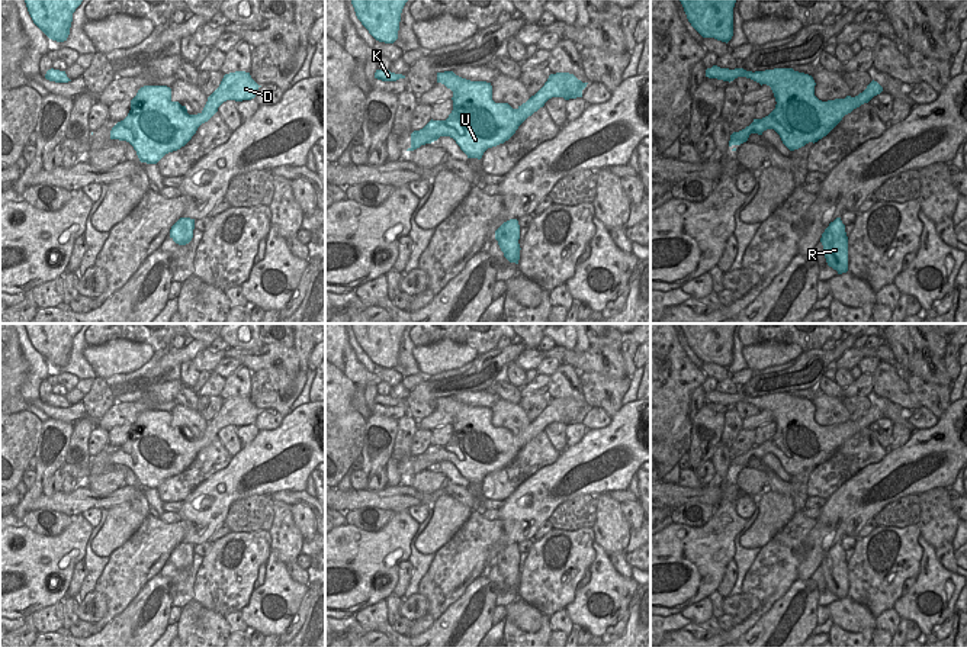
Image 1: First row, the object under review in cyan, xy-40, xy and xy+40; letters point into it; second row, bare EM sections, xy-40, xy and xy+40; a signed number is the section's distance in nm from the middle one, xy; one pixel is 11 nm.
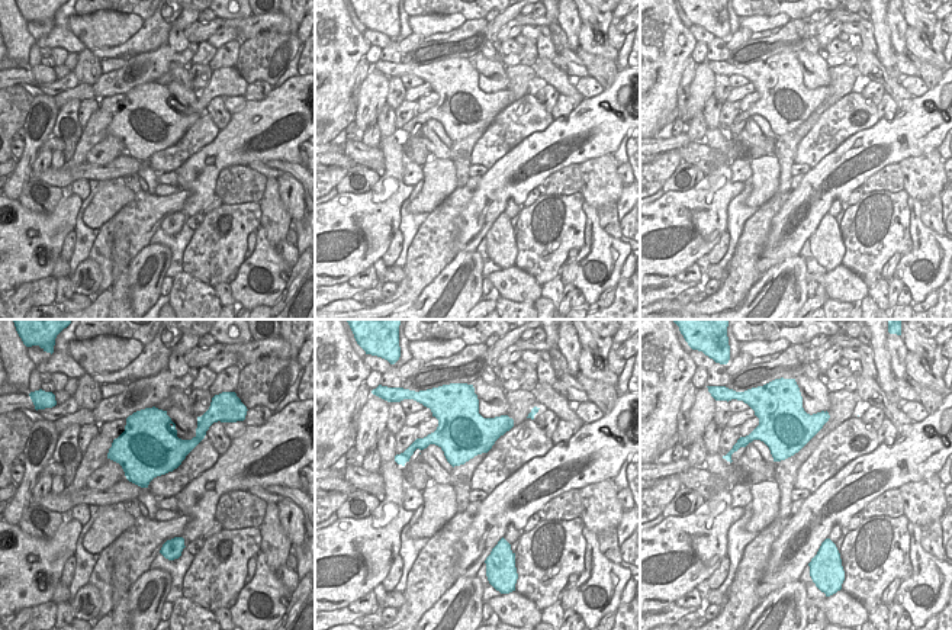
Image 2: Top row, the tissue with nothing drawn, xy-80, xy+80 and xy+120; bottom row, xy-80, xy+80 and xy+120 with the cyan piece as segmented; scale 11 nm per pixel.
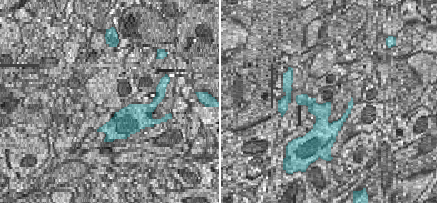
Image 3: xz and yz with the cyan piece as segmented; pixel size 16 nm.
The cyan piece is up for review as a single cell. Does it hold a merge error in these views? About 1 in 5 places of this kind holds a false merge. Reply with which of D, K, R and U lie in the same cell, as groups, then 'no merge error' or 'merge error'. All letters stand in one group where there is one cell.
D K R U; no merge error

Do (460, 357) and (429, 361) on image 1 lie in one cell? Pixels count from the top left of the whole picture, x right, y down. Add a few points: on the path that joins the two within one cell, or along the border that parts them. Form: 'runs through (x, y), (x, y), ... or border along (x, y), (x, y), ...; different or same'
runs through (453, 357), (436, 357); same

